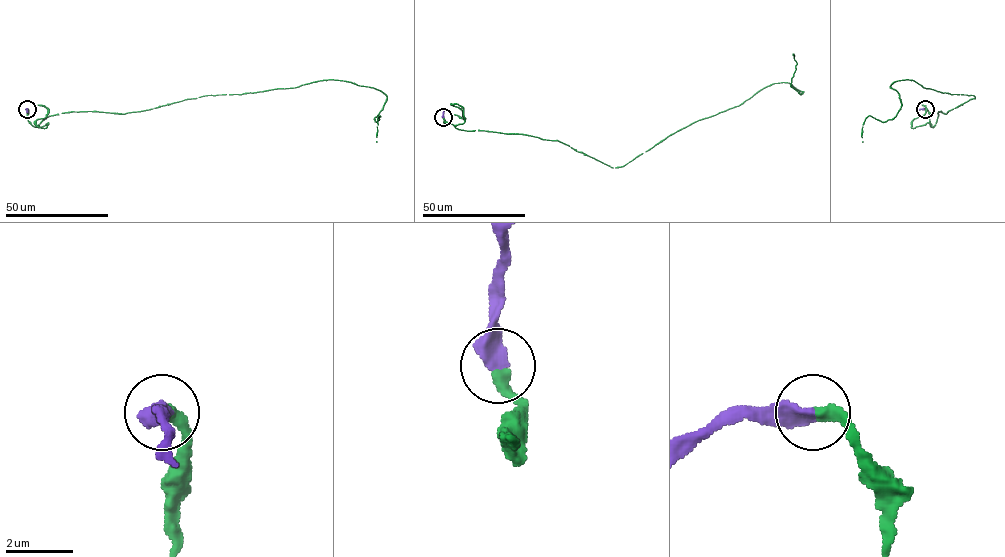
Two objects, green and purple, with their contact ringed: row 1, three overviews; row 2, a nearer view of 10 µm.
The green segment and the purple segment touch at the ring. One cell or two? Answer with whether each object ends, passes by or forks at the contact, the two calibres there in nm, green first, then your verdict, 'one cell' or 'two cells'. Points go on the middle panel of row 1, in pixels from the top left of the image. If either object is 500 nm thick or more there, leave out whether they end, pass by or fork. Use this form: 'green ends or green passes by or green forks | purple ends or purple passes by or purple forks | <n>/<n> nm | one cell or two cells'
380/500 nm | one cell

